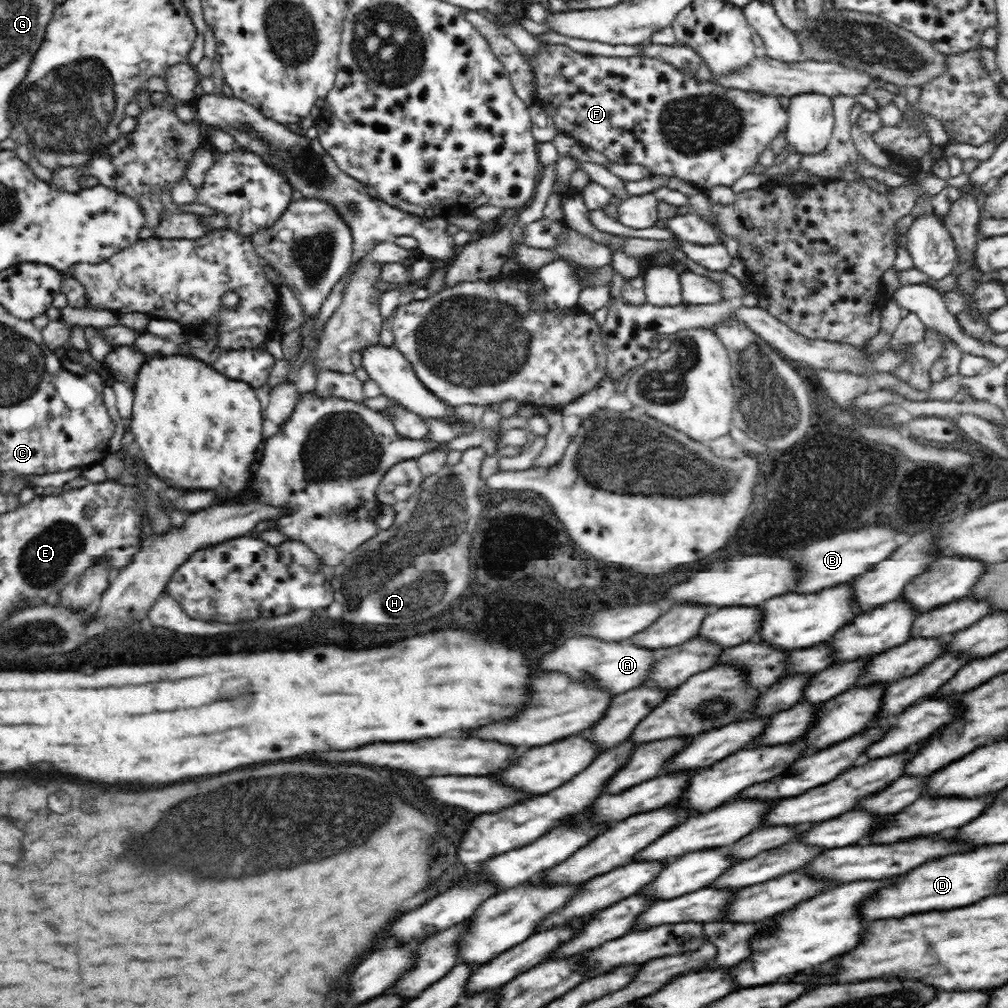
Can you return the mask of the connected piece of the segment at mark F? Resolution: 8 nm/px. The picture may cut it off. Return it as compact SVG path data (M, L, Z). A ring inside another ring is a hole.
M555 44L546 45L545 49L535 52L535 55L522 54L524 62L530 66L533 78L536 83L535 101L544 108L554 106L556 114L550 114L556 120L556 129L560 134L571 136L585 148L596 150L616 164L641 164L652 172L652 174L665 174L666 176L680 178L686 182L692 182L703 190L716 187L718 185L731 186L738 178L744 175L744 170L754 166L764 150L764 146L771 143L772 138L787 128L788 115L778 104L774 96L764 96L758 92L744 92L742 89L722 88L719 84L712 84L708 80L698 80L697 77L690 77L681 69L674 68L671 64L666 64L657 57L631 56L631 57L606 57L600 55L589 55L577 52L567 45Z

